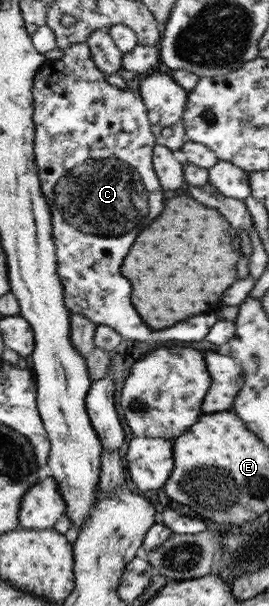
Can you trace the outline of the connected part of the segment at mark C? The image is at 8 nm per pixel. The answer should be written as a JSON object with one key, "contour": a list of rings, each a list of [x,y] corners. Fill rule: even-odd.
{"contour":[[[86,42],[72,44],[70,47],[62,49],[62,57],[58,60],[46,59],[35,77],[32,92],[34,97],[35,161],[38,163],[42,190],[50,202],[51,214],[54,219],[54,237],[56,247],[58,247],[59,277],[62,279],[63,287],[66,291],[65,301],[67,308],[71,313],[84,314],[84,317],[90,318],[96,325],[104,325],[115,329],[123,339],[132,339],[132,341],[202,341],[208,335],[212,325],[216,323],[216,315],[196,315],[196,317],[190,317],[188,321],[182,321],[180,325],[172,325],[172,329],[164,329],[164,331],[156,333],[148,325],[144,325],[144,321],[136,313],[134,305],[130,303],[130,281],[126,277],[122,277],[122,273],[120,273],[122,259],[128,255],[130,245],[136,241],[138,233],[142,229],[146,229],[150,225],[150,221],[162,213],[164,201],[167,200],[168,196],[158,181],[158,176],[153,168],[153,152],[158,141],[147,116],[147,106],[143,101],[142,94],[138,95],[138,91],[134,93],[134,91],[122,91],[121,88],[112,87],[104,79],[104,74],[95,64],[94,59],[91,57],[90,46]]]}

